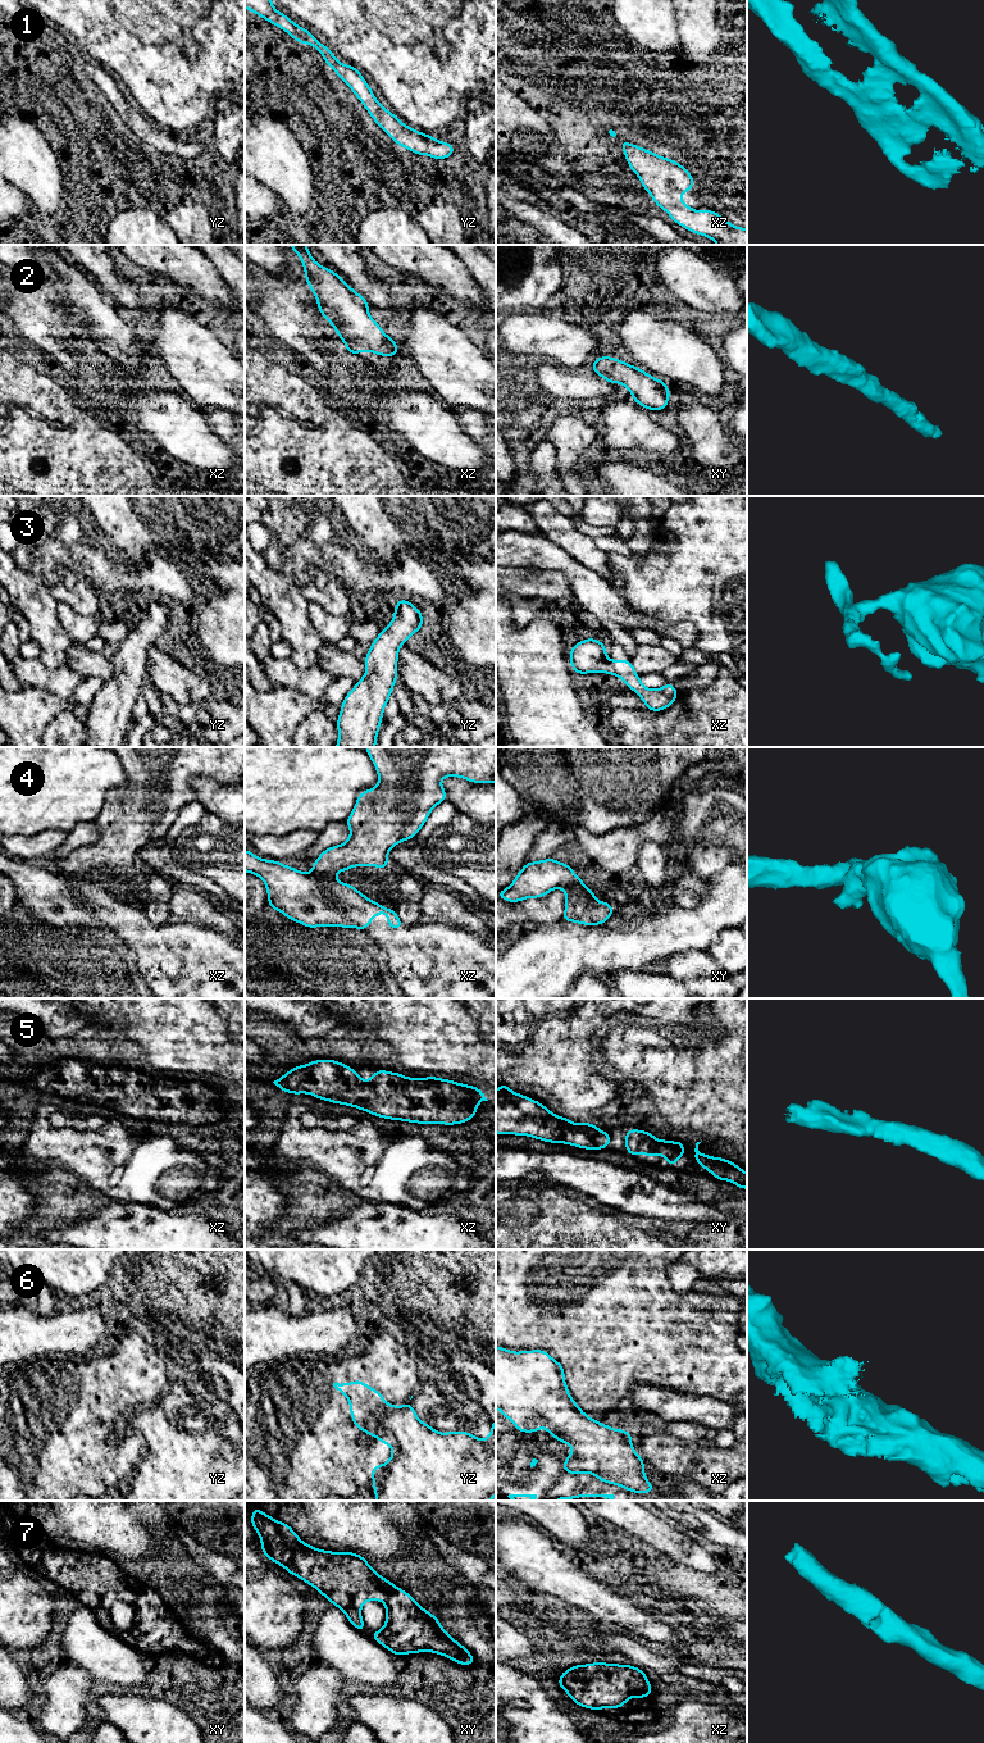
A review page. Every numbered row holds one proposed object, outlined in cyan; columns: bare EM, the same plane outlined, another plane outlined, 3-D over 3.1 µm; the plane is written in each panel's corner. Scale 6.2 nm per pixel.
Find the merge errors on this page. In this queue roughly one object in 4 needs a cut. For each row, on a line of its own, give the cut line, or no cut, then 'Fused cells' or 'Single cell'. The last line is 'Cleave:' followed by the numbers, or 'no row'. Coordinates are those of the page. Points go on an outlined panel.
1: No split. Single cell
2: No split. Single cell
3: No split. Single cell
4: Split along xz (313, 872), (324, 877), (332, 877). Fused cells
5: No split. Single cell
6: Split along yz (408, 1404), (381, 1423), (395, 1437), (397, 1455), (373, 1482). Fused cells
7: No split. Single cell
Cleave: 4, 6

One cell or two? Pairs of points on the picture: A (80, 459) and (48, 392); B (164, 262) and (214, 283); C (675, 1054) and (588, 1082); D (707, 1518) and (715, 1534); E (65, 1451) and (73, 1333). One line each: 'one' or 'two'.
A: two
B: one
C: two
D: one
E: two

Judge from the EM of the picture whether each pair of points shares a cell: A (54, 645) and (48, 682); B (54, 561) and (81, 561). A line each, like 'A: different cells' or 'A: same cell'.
A: different cells
B: same cell

